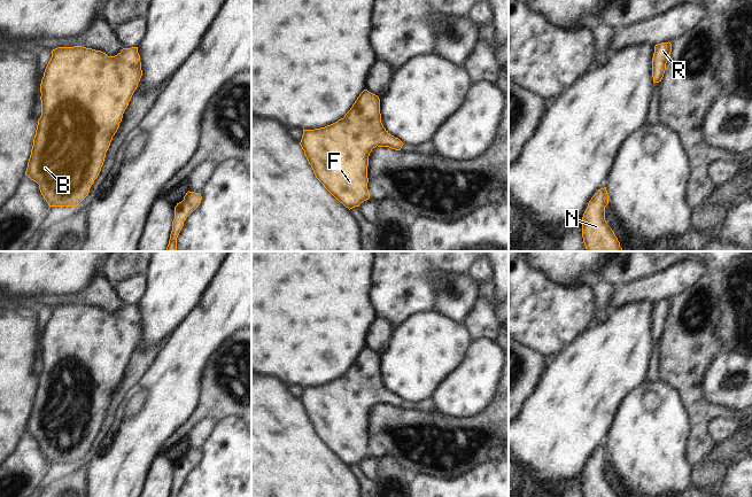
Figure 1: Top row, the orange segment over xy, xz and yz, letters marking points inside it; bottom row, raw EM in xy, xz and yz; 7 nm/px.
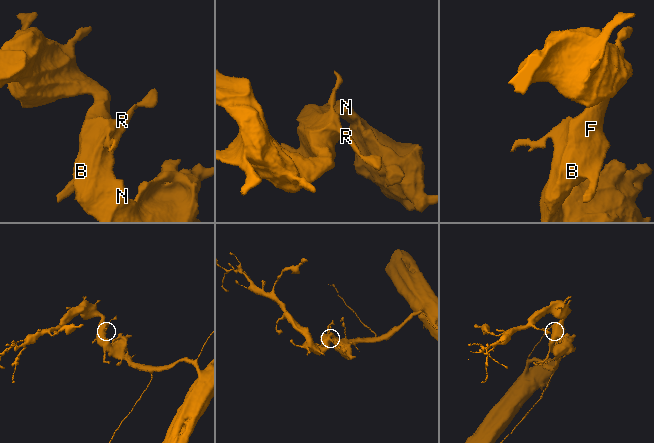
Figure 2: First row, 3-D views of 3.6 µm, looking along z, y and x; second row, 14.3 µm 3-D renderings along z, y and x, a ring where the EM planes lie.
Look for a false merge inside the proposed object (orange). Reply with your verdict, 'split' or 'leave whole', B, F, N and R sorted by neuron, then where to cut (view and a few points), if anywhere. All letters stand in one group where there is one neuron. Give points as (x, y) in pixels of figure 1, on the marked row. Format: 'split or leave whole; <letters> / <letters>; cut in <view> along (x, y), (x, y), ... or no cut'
leave whole; B F N R; no cut

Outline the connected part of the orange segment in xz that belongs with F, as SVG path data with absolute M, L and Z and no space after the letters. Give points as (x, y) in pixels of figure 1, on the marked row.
M364 90L343 118L325 127L303 130L300 145L316 178L350 210L370 199L367 166L372 149L378 146L401 150L404 143L383 127L379 96Z

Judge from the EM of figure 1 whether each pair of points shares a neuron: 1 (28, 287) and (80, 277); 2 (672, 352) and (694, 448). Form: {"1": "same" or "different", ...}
{"1": "same", "2": "same"}

